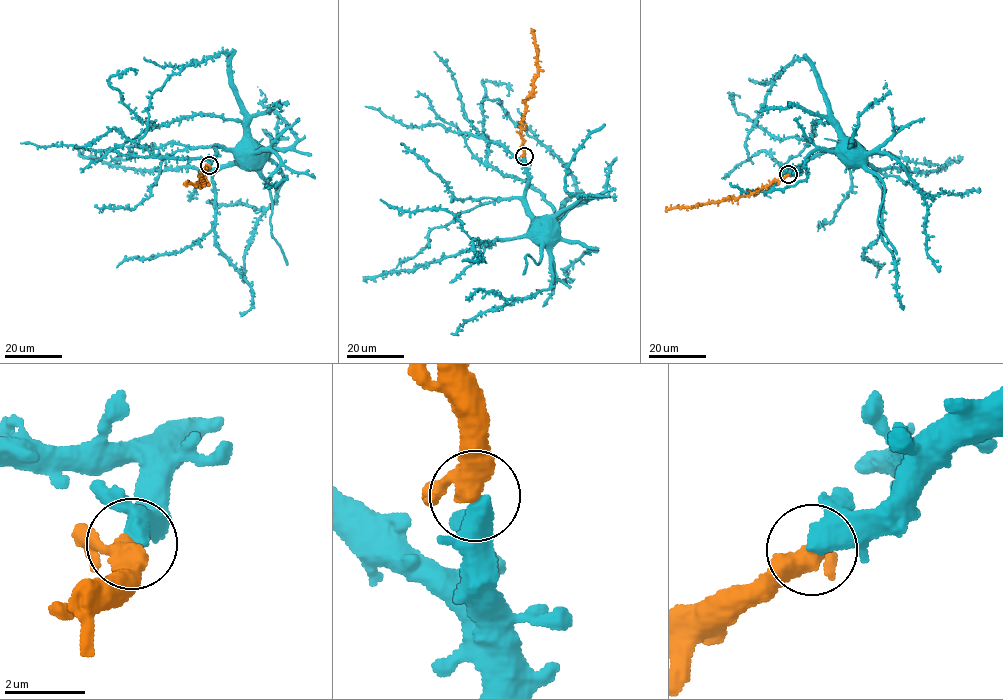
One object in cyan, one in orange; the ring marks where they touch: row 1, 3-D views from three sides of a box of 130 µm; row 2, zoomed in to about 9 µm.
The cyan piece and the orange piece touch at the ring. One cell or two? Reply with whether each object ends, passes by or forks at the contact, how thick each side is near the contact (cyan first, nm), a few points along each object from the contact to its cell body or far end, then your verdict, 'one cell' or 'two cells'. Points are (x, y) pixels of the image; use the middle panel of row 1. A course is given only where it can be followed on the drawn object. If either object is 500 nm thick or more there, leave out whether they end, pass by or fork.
calibres 550 and 440 nm; course cyan (524, 156), (525, 206), (538, 220), (555, 220), (576, 191), (570, 169), (507, 116), (498, 99), (481, 101); course orange (524, 156), (521, 130), (526, 99), (537, 70), (532, 30), (535, 31); one cell

